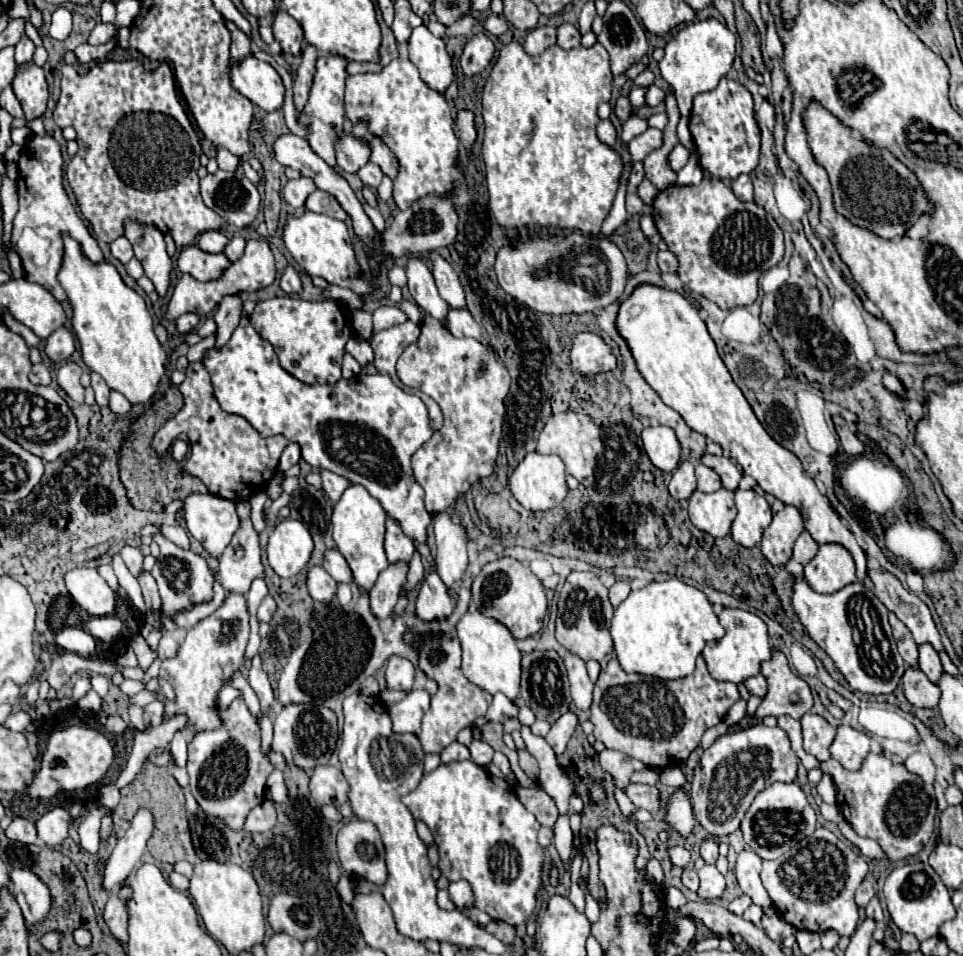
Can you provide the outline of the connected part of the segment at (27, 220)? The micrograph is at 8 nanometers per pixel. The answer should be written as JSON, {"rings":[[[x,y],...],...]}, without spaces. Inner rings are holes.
{"rings":[[[45,133],[43,137],[31,135],[23,147],[17,167],[19,167],[19,177],[17,177],[19,211],[13,219],[13,235],[11,235],[13,249],[23,259],[27,281],[45,287],[57,301],[67,301],[57,281],[59,265],[63,261],[63,241],[59,233],[63,231],[71,233],[71,237],[75,237],[83,245],[83,253],[87,253],[91,261],[101,261],[103,253],[97,241],[89,235],[79,215],[75,213],[73,203],[69,201],[63,189],[63,183],[61,183],[63,181],[63,155],[61,155],[61,145],[55,141],[55,137],[51,133]]]}

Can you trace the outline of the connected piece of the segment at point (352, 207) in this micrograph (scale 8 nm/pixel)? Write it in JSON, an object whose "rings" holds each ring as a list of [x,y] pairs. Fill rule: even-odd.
{"rings":[[[289,133],[289,135],[281,135],[281,137],[277,139],[277,143],[275,143],[275,159],[277,159],[281,165],[285,165],[285,167],[293,167],[293,169],[297,169],[299,173],[311,177],[311,179],[315,181],[317,189],[331,193],[331,195],[343,205],[343,209],[349,213],[349,217],[353,219],[355,233],[357,233],[365,243],[373,243],[373,239],[375,239],[375,227],[373,227],[371,219],[365,215],[365,211],[363,211],[359,199],[355,197],[353,189],[349,187],[349,183],[347,183],[347,181],[345,181],[335,169],[331,169],[331,167],[329,167],[329,165],[327,165],[327,163],[325,163],[325,161],[323,161],[313,149],[311,149],[311,145],[307,143],[307,139],[297,137],[297,135],[293,135],[293,133]]]}

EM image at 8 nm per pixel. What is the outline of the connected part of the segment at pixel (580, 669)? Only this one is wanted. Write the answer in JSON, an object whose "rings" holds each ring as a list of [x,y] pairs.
{"rings":[[[567,653],[565,657],[565,667],[571,683],[571,697],[577,709],[589,709],[591,707],[591,693],[593,693],[593,683],[587,675],[585,661],[577,657],[575,653]]]}

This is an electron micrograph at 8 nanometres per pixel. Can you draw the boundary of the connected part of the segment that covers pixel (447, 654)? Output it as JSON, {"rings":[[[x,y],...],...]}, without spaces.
{"rings":[[[425,633],[425,637],[419,641],[417,647],[417,659],[419,659],[419,669],[439,685],[437,693],[431,697],[429,711],[423,715],[419,741],[425,753],[441,753],[451,741],[457,739],[457,733],[463,727],[471,727],[477,717],[485,715],[487,707],[491,705],[491,695],[463,675],[461,645],[455,635]]]}

